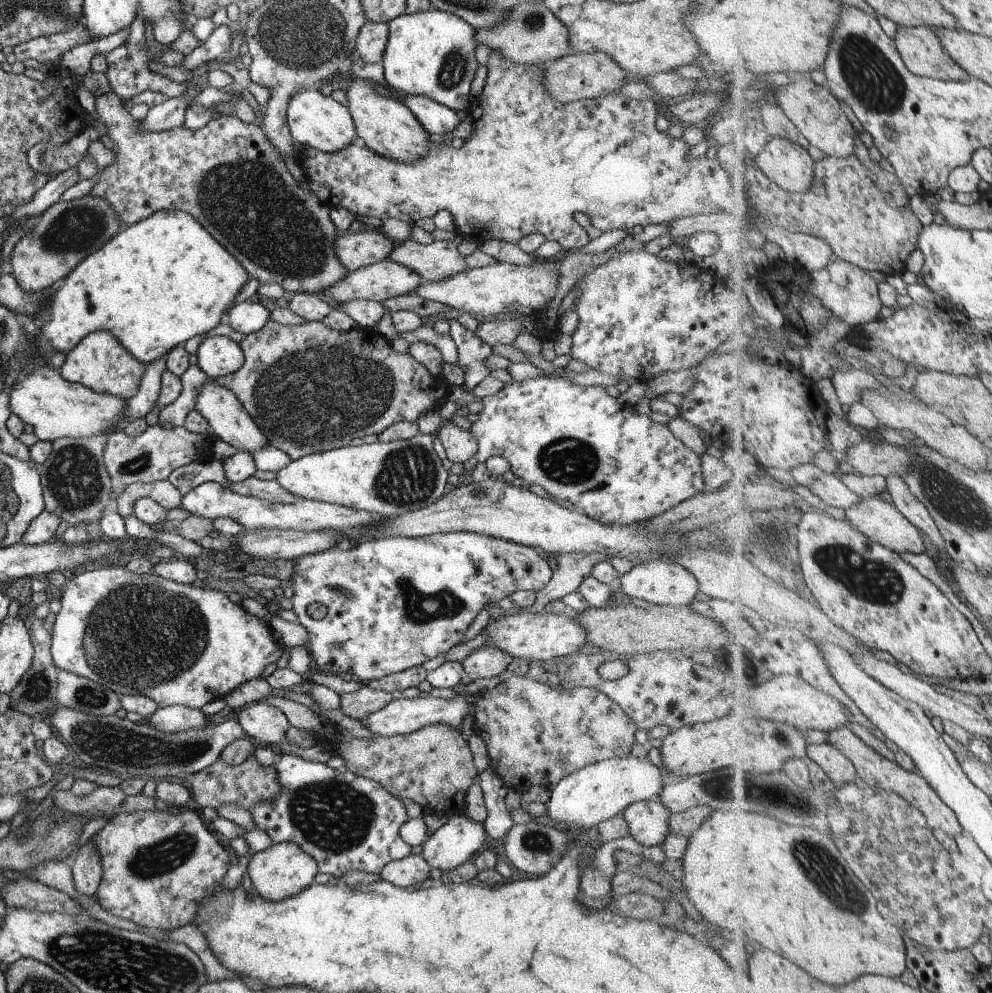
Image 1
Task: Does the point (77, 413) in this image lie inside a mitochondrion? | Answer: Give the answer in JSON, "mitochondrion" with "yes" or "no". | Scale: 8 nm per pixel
{"mitochondrion":"no"}

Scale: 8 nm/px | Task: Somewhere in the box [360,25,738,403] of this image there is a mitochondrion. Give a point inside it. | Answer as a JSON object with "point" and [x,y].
{"point":[452,71]}

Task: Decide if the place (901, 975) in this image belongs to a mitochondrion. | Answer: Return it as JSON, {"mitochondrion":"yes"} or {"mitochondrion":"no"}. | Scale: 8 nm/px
{"mitochondrion":"no"}

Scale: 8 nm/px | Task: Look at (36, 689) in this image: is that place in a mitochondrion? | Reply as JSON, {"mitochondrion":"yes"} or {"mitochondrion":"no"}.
{"mitochondrion":"yes"}

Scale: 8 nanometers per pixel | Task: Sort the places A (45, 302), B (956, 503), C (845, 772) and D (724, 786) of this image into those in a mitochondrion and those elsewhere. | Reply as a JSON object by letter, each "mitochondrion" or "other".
{"A":"other","B":"mitochondrion","C":"other","D":"mitochondrion"}

